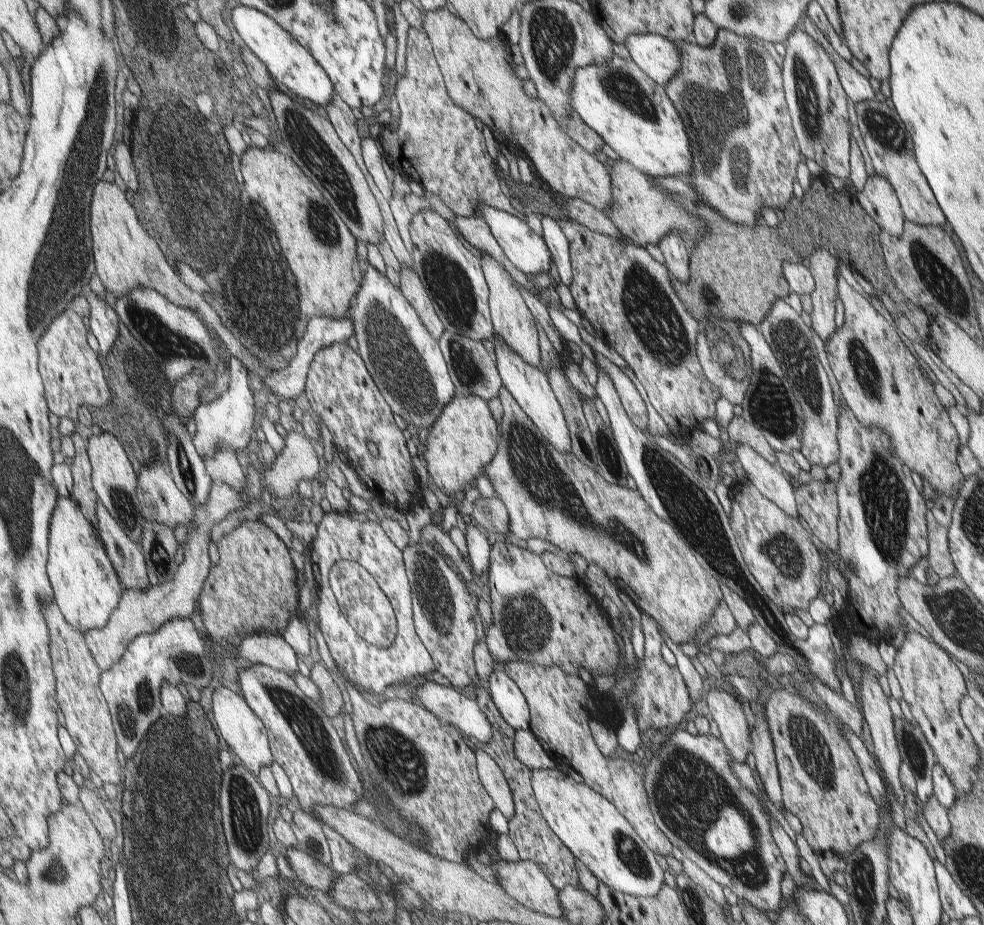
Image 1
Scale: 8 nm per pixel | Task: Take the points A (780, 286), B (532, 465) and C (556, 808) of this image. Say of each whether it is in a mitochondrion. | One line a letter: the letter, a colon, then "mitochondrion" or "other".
A: other
B: mitochondrion
C: other

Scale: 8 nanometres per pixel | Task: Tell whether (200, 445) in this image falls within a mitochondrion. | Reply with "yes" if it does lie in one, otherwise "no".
no

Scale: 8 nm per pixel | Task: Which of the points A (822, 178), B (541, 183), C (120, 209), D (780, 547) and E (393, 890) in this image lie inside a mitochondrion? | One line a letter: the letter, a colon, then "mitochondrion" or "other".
A: other
B: other
C: other
D: mitochondrion
E: other

